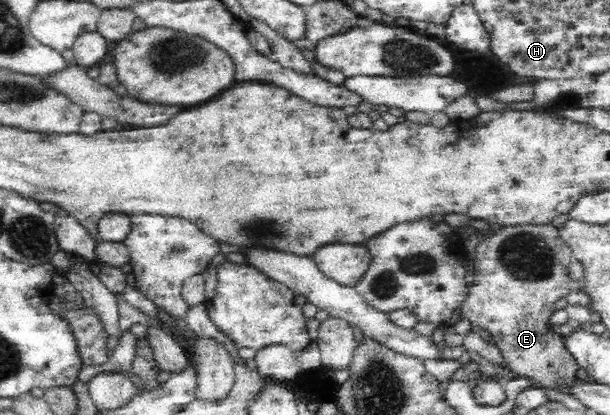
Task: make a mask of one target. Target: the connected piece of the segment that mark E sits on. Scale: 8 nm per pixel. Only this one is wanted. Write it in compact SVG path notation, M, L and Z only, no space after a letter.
M553 224L502 226L499 231L490 231L479 241L475 253L475 278L468 286L468 296L461 305L459 321L467 320L486 330L495 339L497 348L508 368L517 377L529 378L543 388L558 390L576 379L577 359L565 347L567 337L557 335L551 327L549 318L555 311L554 304L571 292L579 291L581 280L569 278L569 264L572 260L571 248L561 240Z

